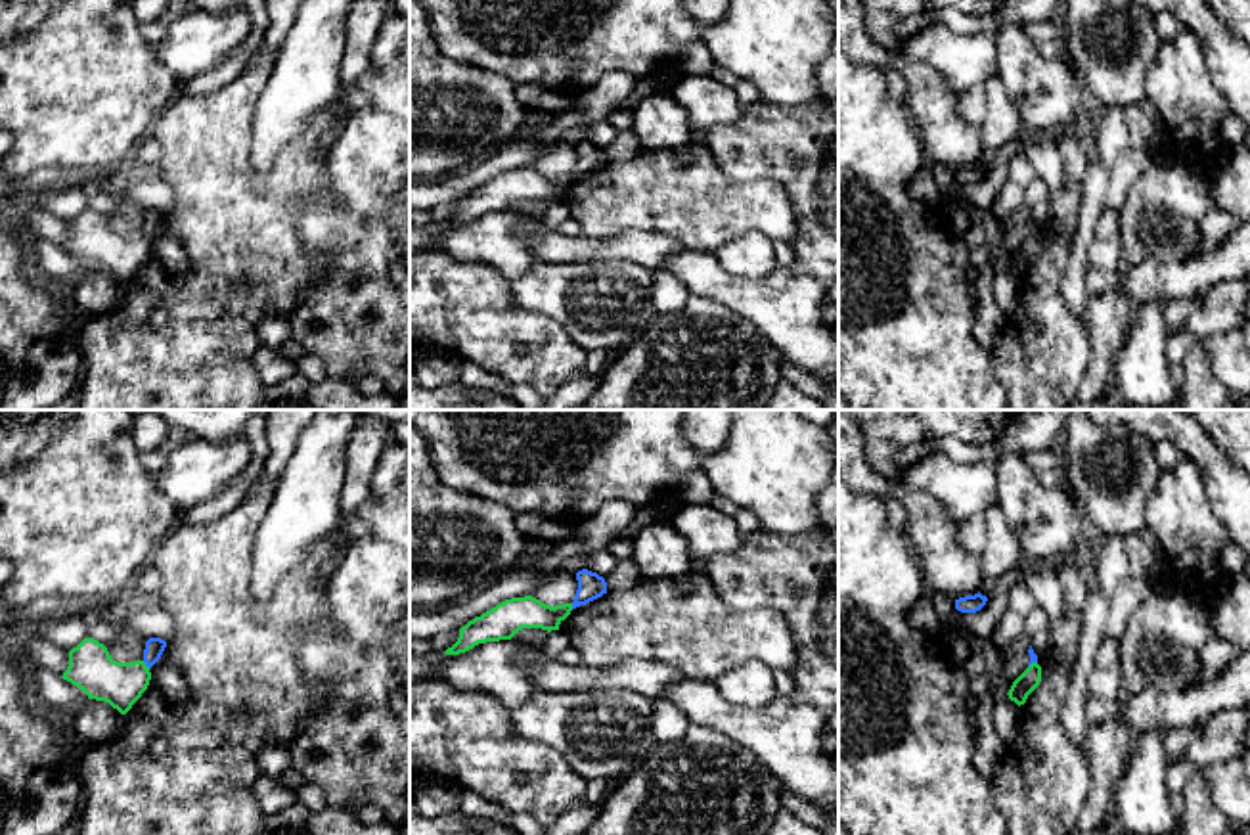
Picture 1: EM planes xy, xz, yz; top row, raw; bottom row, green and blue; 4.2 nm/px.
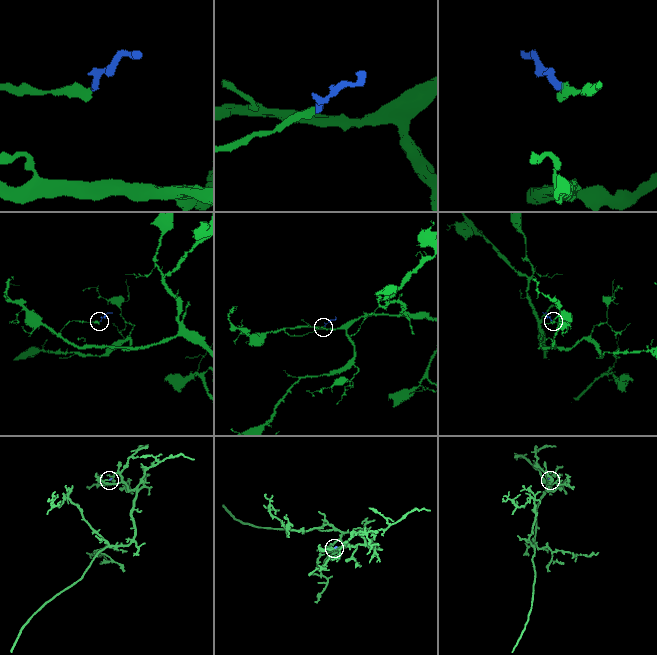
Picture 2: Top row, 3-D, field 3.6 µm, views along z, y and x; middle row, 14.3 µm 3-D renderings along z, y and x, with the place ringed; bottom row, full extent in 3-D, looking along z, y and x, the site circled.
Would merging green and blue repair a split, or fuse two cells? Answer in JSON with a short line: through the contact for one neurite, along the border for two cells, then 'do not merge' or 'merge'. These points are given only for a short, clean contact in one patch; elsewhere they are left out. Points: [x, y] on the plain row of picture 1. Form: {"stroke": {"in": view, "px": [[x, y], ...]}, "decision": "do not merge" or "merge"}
{"stroke": {"in": "xy", "px": [[90, 238], [136, 242], [144, 234], [154, 217]]}, "decision": "merge"}

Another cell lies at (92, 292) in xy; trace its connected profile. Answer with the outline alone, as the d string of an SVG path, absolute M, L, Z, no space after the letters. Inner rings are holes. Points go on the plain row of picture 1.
M90 270L69 283L75 306L82 314L100 312L117 306L124 297L124 285L105 272Z

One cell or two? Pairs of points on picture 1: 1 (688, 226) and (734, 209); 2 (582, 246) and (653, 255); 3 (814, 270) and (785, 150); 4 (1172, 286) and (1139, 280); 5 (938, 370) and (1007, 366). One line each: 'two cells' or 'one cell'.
1: one cell
2: one cell
3: one cell
4: one cell
5: two cells

